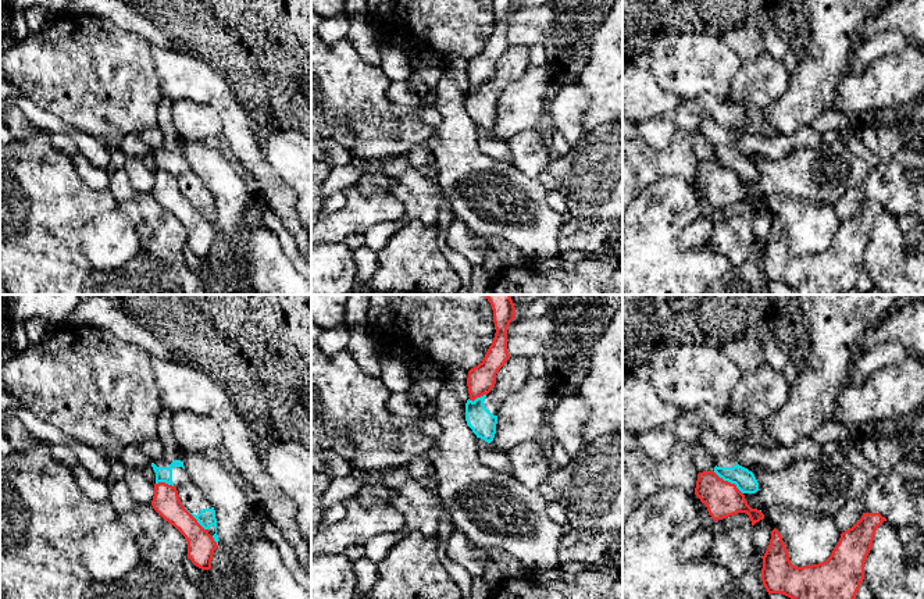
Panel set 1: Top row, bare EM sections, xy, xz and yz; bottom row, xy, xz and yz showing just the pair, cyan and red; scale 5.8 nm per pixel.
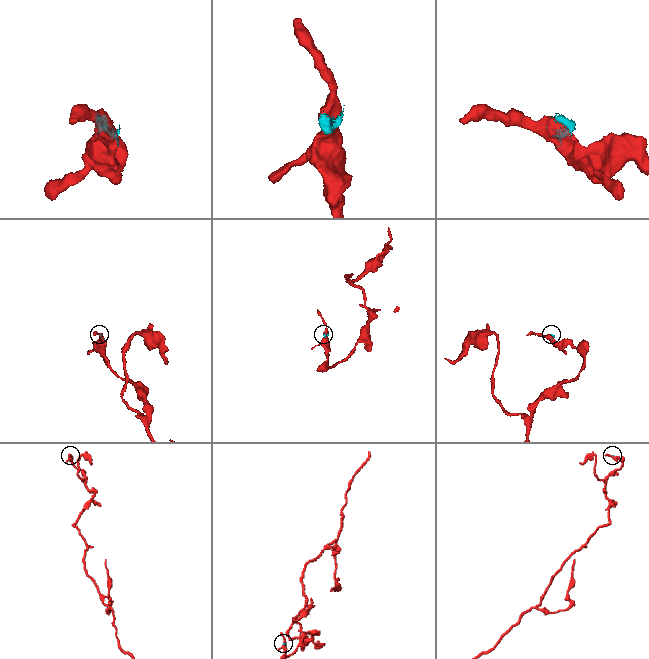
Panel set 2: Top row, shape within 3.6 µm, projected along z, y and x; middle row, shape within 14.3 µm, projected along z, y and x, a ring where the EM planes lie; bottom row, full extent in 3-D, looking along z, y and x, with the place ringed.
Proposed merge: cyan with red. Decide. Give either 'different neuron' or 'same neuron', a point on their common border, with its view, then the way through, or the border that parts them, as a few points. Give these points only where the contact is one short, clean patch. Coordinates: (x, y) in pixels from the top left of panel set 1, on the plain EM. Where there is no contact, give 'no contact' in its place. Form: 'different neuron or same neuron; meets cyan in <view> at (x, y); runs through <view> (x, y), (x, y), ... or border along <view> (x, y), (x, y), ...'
different neuron; meets cyan in yz at (728, 170)

